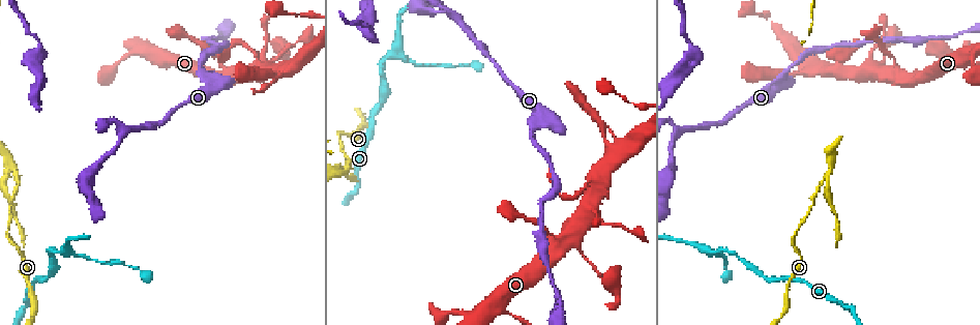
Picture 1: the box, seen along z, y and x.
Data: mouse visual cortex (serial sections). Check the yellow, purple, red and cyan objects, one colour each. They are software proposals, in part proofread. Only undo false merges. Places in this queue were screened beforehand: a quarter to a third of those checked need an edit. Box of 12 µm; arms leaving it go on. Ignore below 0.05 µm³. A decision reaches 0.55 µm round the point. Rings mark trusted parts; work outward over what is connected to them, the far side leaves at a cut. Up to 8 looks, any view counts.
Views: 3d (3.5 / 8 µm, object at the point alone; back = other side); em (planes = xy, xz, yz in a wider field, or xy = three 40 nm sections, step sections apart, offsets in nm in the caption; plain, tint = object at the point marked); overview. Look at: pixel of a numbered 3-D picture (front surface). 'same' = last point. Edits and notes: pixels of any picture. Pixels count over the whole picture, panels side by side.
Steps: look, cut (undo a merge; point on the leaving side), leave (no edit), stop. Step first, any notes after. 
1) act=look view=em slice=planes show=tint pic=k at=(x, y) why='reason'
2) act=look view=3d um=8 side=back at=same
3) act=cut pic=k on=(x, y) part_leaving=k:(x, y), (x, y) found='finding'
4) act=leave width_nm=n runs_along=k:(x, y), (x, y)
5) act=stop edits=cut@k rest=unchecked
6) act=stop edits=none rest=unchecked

act=look view=3d um=8 pic=1 at=(827, 173) why='abrupt turn'

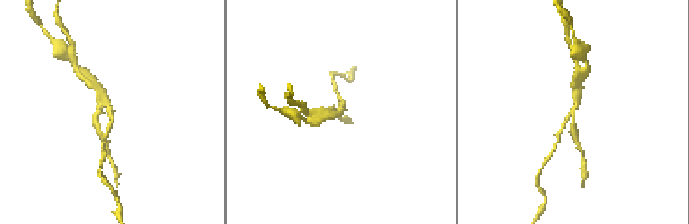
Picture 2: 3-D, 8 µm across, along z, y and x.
act=look view=3d um=3.5 pic=2 at=(106, 107) why='closer look'

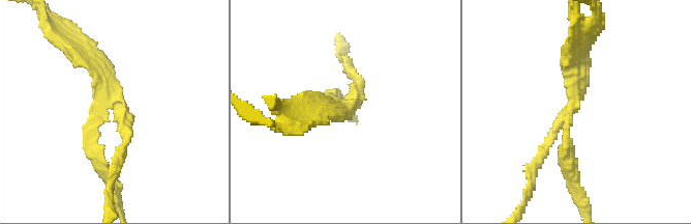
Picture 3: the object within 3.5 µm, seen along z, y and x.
act=look view=em slice=planes show=tint pic=3 at=(568, 112) arms=3 arm_widths_nm=150,200,250

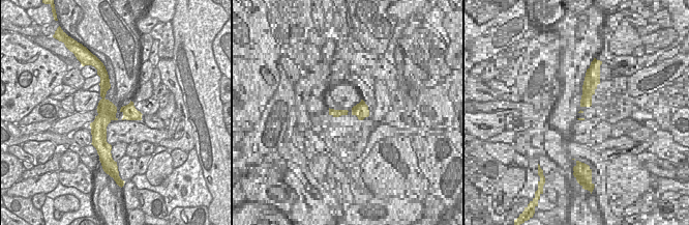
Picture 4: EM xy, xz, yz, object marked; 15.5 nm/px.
act=cut pic=3 on=(566, 133) part_leaving=3:(574, 106), (566, 150), (579, 195) found='two cells meet here'

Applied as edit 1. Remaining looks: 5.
act=look view=3d um=3.5 side=back pic=1 at=(59, 253) why='arms part here'

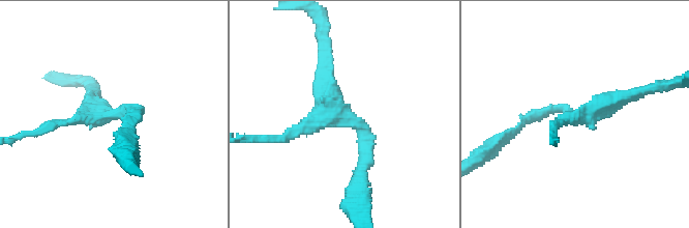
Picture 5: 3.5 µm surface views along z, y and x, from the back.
act=leave runs_along=5:(358, 171), (364, 137), (323, 91), (326, 64) found='continuous, no second cell'

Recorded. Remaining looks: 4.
act=look view=3d um=3.5 pic=1 at=(219, 82) why='calibre changes'

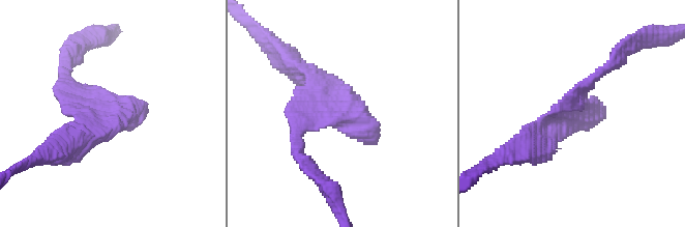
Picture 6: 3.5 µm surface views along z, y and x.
act=leave found='continuous, no second cell'

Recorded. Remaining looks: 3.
act=stop edits=cut@3 rest=unchecked

